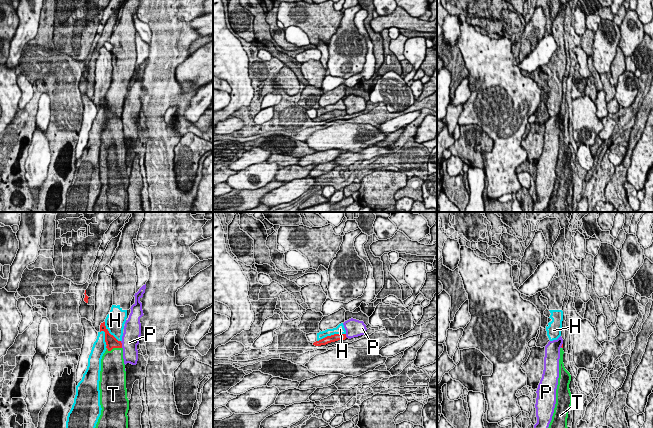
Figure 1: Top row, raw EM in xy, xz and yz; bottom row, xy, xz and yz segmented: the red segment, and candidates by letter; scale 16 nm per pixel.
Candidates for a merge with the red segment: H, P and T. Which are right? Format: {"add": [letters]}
{"add": ["T"]}

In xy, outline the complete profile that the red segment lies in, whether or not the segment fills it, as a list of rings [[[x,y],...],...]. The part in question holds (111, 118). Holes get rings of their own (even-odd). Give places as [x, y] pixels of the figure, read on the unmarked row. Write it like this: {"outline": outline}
{"outline": [[[105,98],[100,101],[101,107],[105,108],[107,125],[101,135],[99,166],[102,186],[94,205],[94,212],[127,212],[129,176],[127,174],[126,147],[122,119],[109,109]]]}

